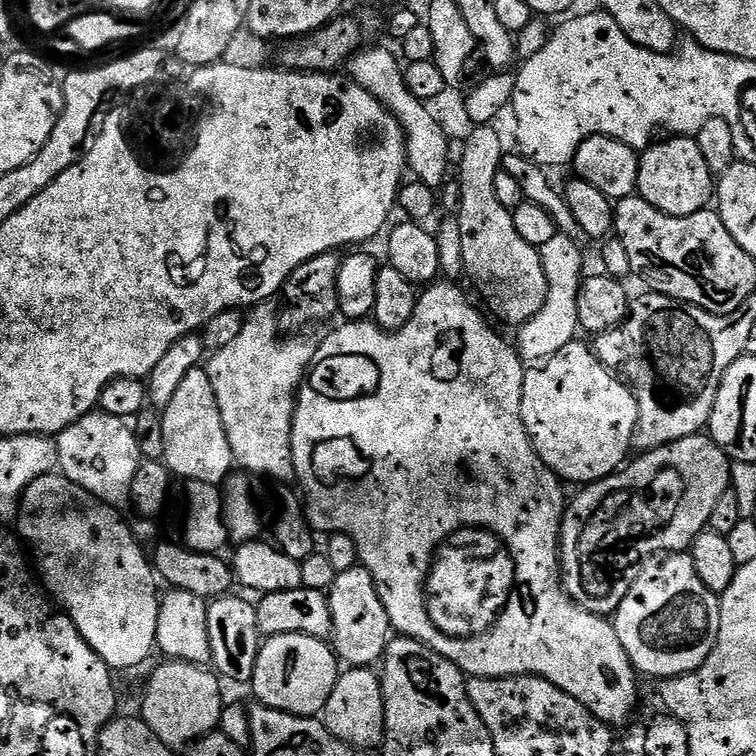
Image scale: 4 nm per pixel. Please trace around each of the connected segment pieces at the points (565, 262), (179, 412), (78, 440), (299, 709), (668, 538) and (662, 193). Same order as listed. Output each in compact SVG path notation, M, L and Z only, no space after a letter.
M557 234L554 238L550 238L550 242L546 242L540 247L548 297L542 310L538 310L538 314L534 314L534 318L519 325L518 351L525 361L543 362L551 356L556 356L562 350L562 346L571 344L581 331L576 299L579 296L582 277L586 271L584 271L584 256L580 253L576 242L573 237Z
M203 367L190 370L186 379L178 385L174 398L163 405L162 438L163 463L173 477L181 476L181 481L184 482L197 480L213 486L223 485L229 479L228 471L234 468L232 441L226 438L212 379Z
M93 410L62 430L55 442L60 459L58 468L66 479L86 490L101 504L116 506L119 500L129 499L129 488L142 463L136 434L129 421Z
M282 634L269 636L261 643L250 690L259 703L295 716L319 717L336 685L338 657L331 643L319 636Z
M711 435L691 436L661 448L649 448L634 460L606 479L581 487L572 505L562 512L560 571L564 590L575 604L595 616L611 617L622 606L622 598L626 598L634 579L632 571L637 566L657 554L687 553L699 532L708 528L708 520L726 491L730 464Z
M673 135L672 140L653 142L640 152L637 193L650 206L671 216L689 216L705 211L714 200L714 173L706 166L695 139Z

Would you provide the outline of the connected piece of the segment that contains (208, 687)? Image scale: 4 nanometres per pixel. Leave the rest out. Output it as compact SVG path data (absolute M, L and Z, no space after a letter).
M170 659L163 663L148 676L138 715L167 748L184 750L209 732L217 731L226 707L226 701L220 697L222 680L215 671L199 664Z

